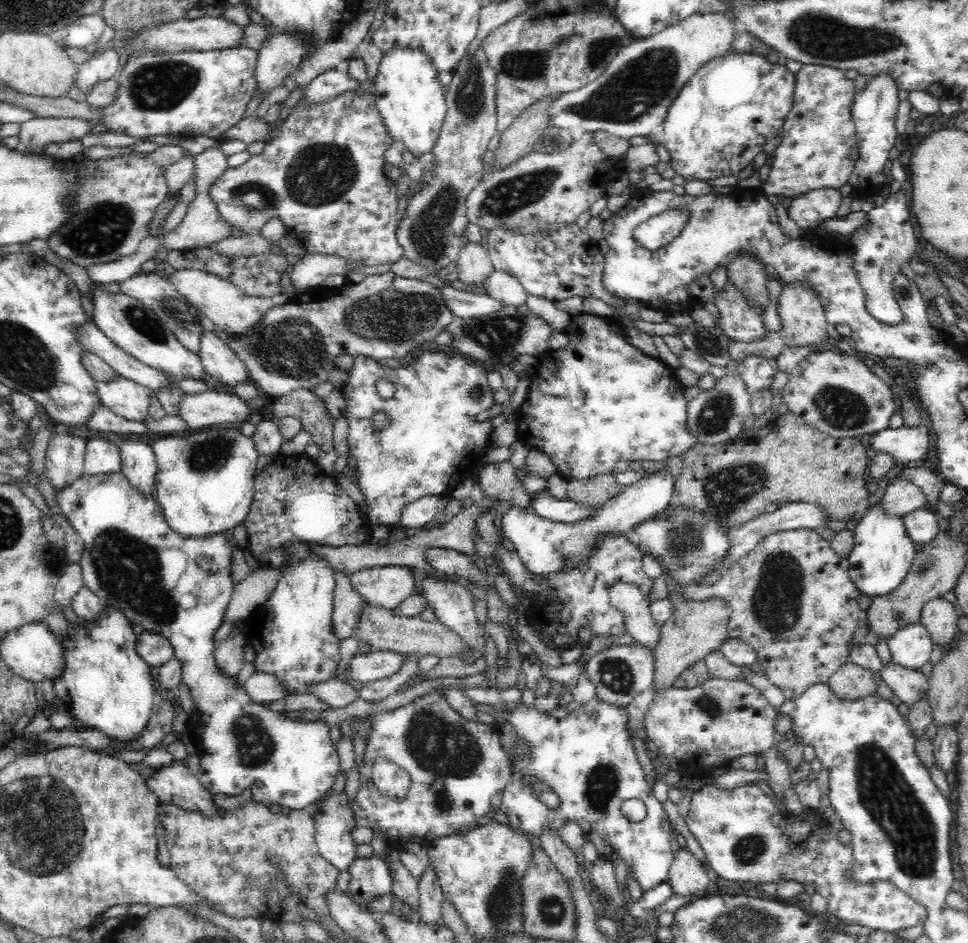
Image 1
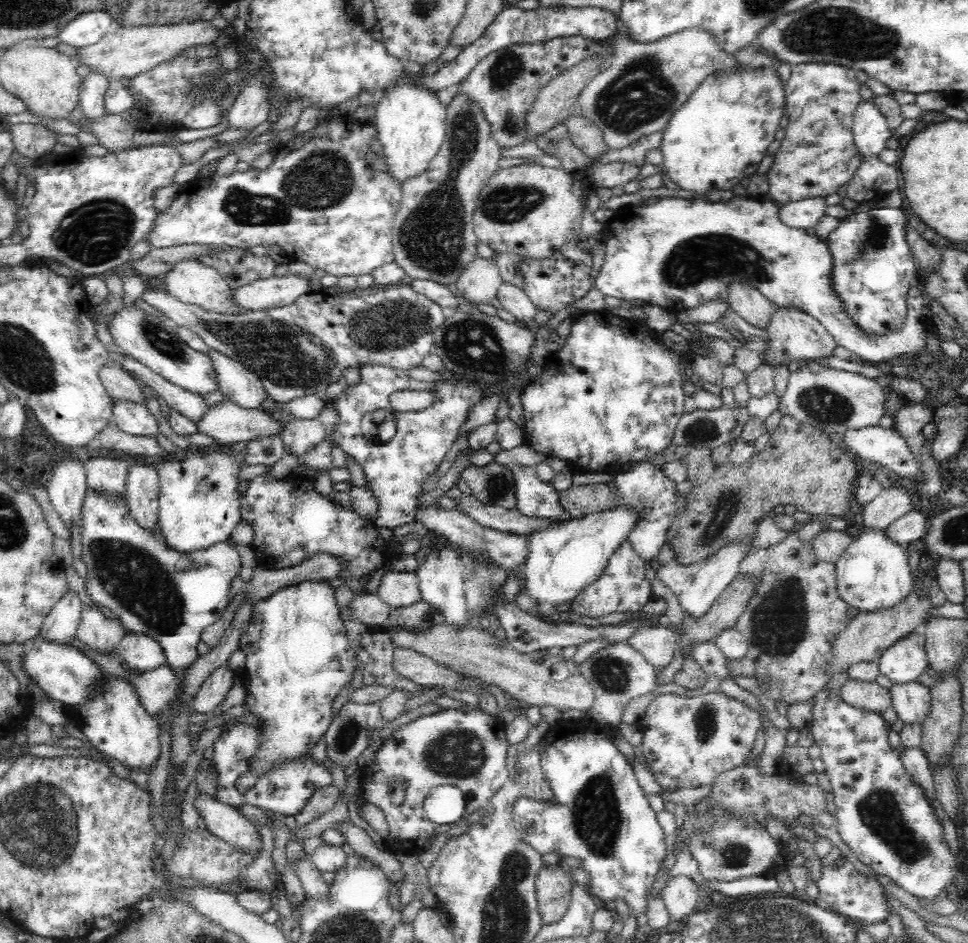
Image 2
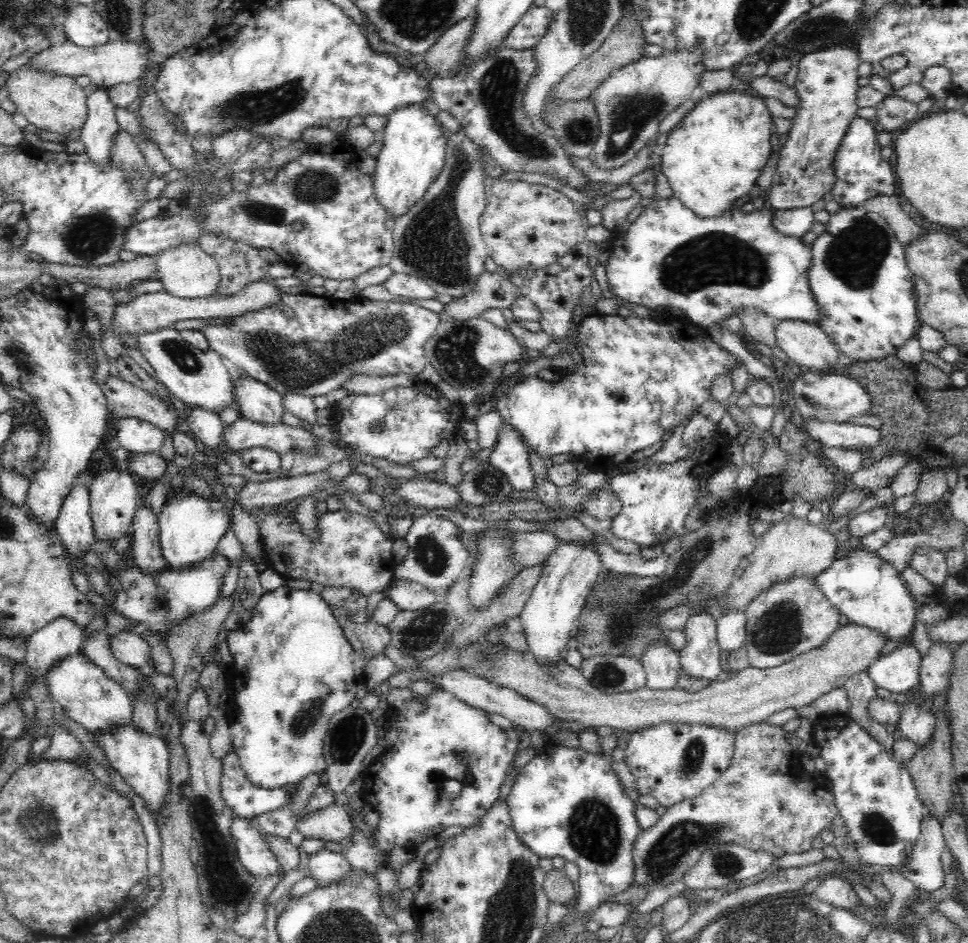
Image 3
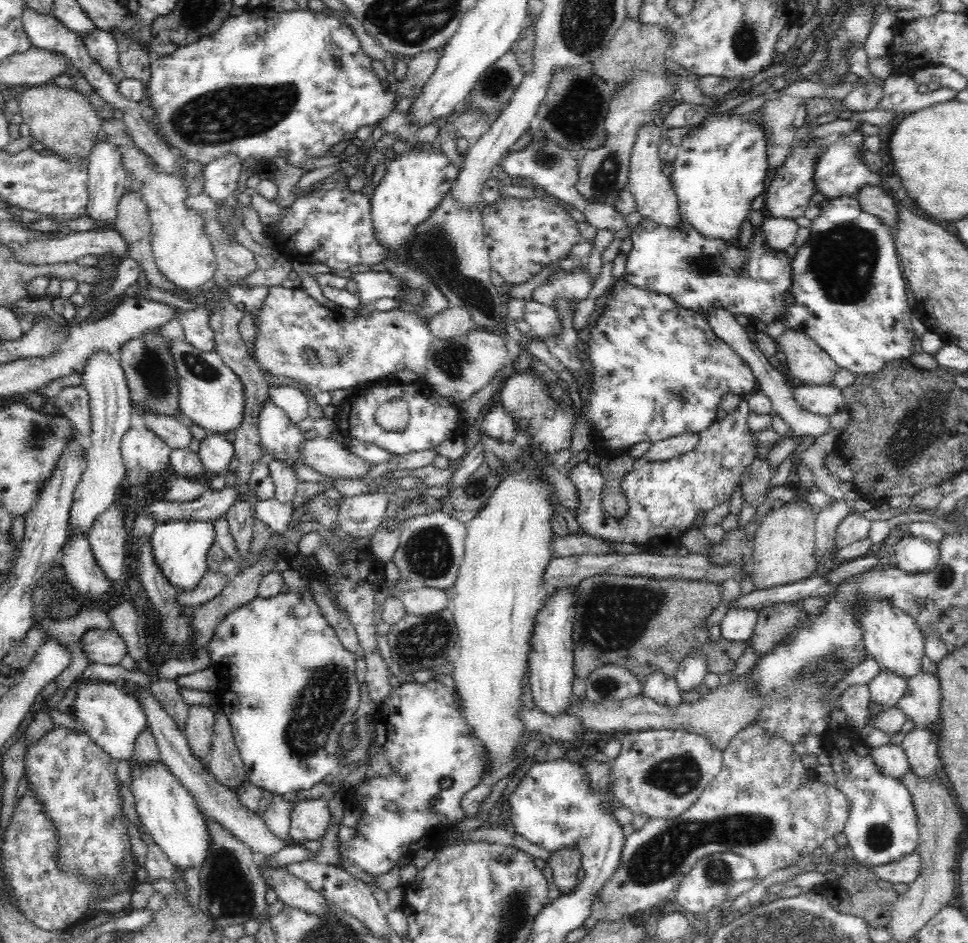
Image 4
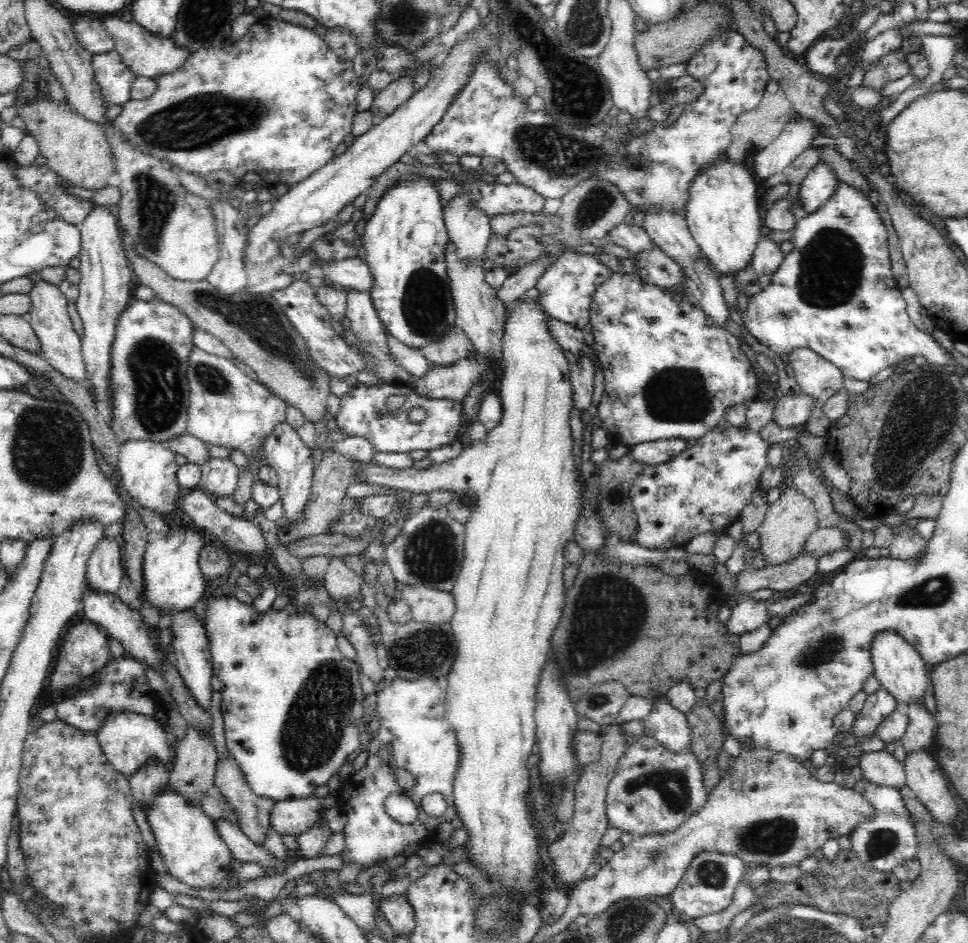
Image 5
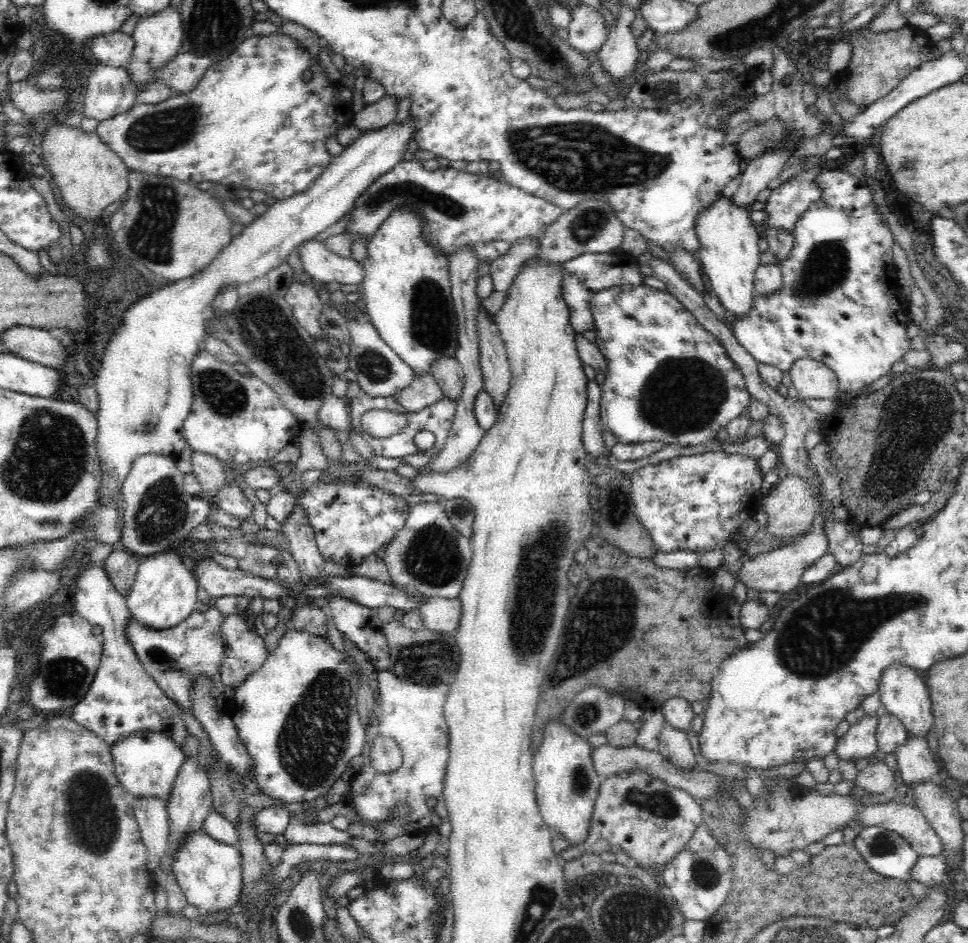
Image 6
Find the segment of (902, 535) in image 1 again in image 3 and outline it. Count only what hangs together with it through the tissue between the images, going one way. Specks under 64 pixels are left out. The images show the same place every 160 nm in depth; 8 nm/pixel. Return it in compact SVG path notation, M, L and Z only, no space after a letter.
M866 550L850 552L842 560L836 559L828 570L823 570L814 580L822 595L850 619L852 624L880 631L886 642L894 641L899 646L910 645L915 626L915 604L908 596L896 569L876 553Z

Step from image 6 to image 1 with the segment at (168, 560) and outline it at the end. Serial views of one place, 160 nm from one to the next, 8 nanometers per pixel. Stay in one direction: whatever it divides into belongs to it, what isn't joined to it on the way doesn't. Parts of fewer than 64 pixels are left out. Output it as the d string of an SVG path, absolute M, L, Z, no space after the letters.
M217 426L184 438L168 436L156 440L152 447L157 462L154 497L174 532L186 539L202 539L220 533L228 536L235 526L243 524L254 496L255 472L250 470L255 470L258 458L258 451L250 438L242 436L232 426Z

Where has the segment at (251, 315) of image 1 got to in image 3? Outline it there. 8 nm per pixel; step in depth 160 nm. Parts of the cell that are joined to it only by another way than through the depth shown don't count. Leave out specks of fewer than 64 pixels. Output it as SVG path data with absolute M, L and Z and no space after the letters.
M197 240L166 248L166 251L154 256L154 263L156 263L156 279L162 281L165 290L172 296L186 299L207 297L214 293L214 288L217 288L220 278L218 263L202 250Z

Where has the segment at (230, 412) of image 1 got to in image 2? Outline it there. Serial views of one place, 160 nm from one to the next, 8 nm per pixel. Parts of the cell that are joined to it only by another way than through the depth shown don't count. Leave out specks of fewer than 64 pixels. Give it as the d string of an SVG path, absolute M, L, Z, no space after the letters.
M226 401L218 406L210 406L210 410L204 414L204 418L198 424L198 430L215 438L220 444L238 444L239 442L250 442L260 437L280 437L281 422L270 416L268 412L261 410L244 410Z

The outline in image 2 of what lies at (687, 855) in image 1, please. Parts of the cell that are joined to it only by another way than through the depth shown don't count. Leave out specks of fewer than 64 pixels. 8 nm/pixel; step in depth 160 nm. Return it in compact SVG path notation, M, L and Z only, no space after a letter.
M686 876L668 878L662 893L666 911L668 911L668 922L684 923L685 916L690 916L690 913L696 910L698 891L696 884Z

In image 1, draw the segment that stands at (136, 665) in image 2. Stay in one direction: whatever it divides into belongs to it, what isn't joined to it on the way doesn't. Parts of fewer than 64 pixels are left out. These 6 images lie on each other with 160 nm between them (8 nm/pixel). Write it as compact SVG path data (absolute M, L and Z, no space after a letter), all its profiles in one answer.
M143 631L137 636L136 652L148 666L159 667L174 658L168 637L148 631Z

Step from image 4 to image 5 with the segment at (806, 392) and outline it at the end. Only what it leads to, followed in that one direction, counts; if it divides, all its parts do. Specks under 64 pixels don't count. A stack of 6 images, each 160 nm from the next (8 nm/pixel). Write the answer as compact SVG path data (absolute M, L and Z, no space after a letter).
M807 394L800 396L777 395L773 408L773 422L783 430L805 425L815 408L815 400Z

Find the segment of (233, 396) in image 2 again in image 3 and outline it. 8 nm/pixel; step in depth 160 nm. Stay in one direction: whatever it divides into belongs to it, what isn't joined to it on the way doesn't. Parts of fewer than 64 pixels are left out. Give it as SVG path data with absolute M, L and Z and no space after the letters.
M248 375L240 380L234 378L234 398L240 405L242 415L260 426L280 426L283 422L283 397L262 382Z

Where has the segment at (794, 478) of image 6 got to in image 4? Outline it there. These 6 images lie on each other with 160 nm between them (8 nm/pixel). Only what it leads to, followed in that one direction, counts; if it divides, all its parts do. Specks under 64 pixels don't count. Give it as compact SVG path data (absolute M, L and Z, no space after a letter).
M802 498L787 500L780 508L771 508L764 514L751 539L753 552L750 569L756 588L767 589L798 582L814 572L817 565L812 555L816 515Z

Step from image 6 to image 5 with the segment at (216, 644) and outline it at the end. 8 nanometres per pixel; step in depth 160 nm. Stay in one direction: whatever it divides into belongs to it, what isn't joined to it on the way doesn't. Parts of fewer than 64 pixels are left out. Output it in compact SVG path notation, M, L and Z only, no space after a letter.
M84 586L83 602L86 618L104 630L108 636L119 640L126 654L160 674L161 666L166 661L170 661L176 667L172 628L168 628L165 624L159 626L158 629L148 627L139 610L126 606L117 595L112 595L112 593L96 592Z

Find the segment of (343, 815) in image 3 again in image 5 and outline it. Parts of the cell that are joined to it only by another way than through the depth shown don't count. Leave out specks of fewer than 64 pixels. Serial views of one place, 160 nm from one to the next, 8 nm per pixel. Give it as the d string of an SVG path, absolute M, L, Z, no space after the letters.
M337 792L323 799L317 797L301 798L298 800L283 800L272 804L269 813L271 830L278 835L298 836L307 831L318 820L318 812L322 806L329 809L339 802Z

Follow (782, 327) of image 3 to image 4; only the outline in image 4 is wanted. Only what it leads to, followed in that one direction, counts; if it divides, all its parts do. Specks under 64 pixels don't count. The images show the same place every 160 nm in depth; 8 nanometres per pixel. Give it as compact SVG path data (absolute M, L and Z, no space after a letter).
M788 329L780 336L779 343L794 378L813 386L833 384L839 369L830 355L821 350L821 346L811 340L810 336Z

